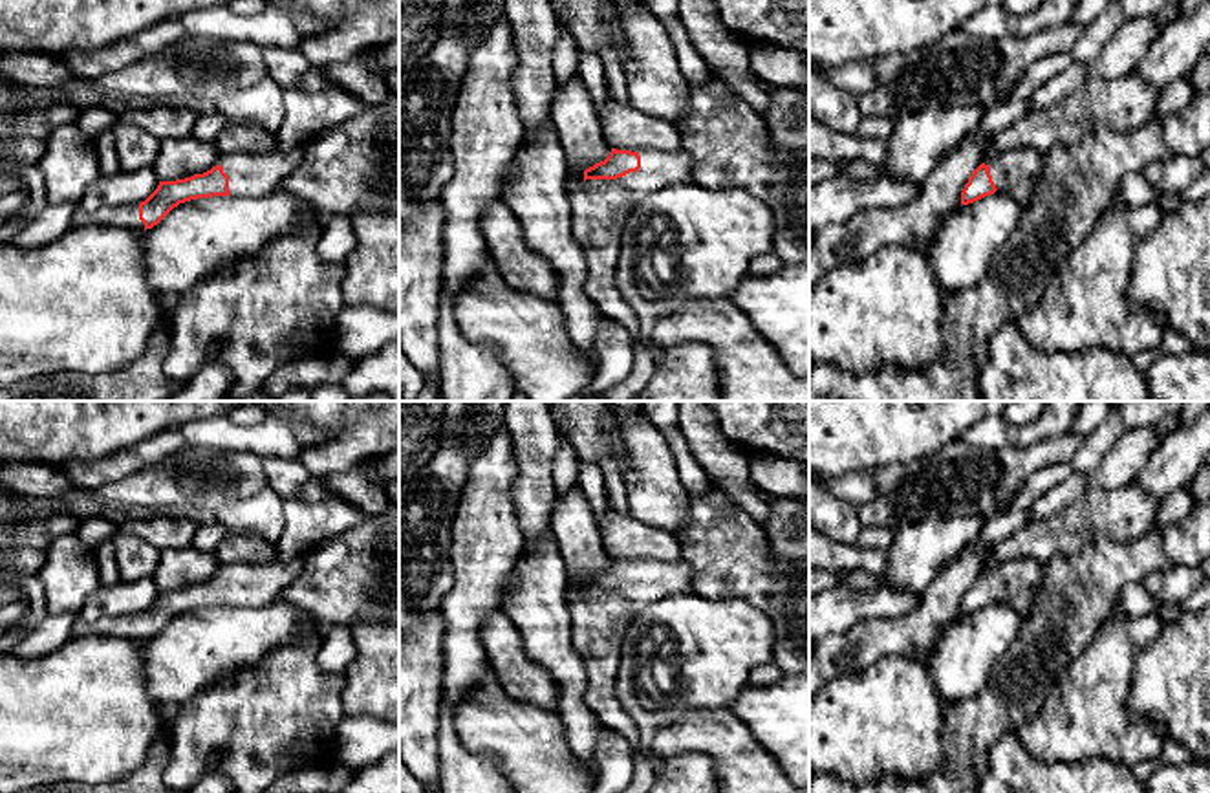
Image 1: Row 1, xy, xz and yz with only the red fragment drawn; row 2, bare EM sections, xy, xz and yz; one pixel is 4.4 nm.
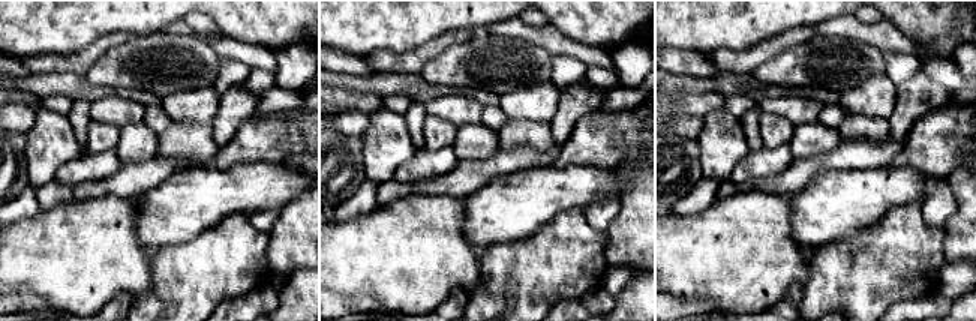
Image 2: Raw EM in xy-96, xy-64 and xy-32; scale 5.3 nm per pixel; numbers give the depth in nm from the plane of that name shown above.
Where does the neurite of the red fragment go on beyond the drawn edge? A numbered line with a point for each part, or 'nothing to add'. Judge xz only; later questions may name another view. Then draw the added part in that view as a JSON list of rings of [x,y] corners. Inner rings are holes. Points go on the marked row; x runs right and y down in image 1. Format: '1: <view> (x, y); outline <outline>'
1: xz (599, 207); outline [[[641,150],[641,168],[617,179],[569,181],[573,238],[588,264],[586,295],[602,317],[639,331],[639,320],[617,289],[621,233],[632,211],[648,194],[694,181],[692,156],[685,150]]]

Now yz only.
1: yz (1015, 173); outline [[[1016,148],[999,152],[989,159],[990,176],[999,192],[1005,192],[1027,205],[1034,194],[1042,156],[1034,148]]]

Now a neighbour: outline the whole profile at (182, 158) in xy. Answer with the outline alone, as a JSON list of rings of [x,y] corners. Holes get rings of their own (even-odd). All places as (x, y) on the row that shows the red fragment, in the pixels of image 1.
[[[189,136],[161,141],[152,168],[159,181],[176,181],[211,170],[218,165],[218,158],[220,150],[214,143],[196,141]]]

